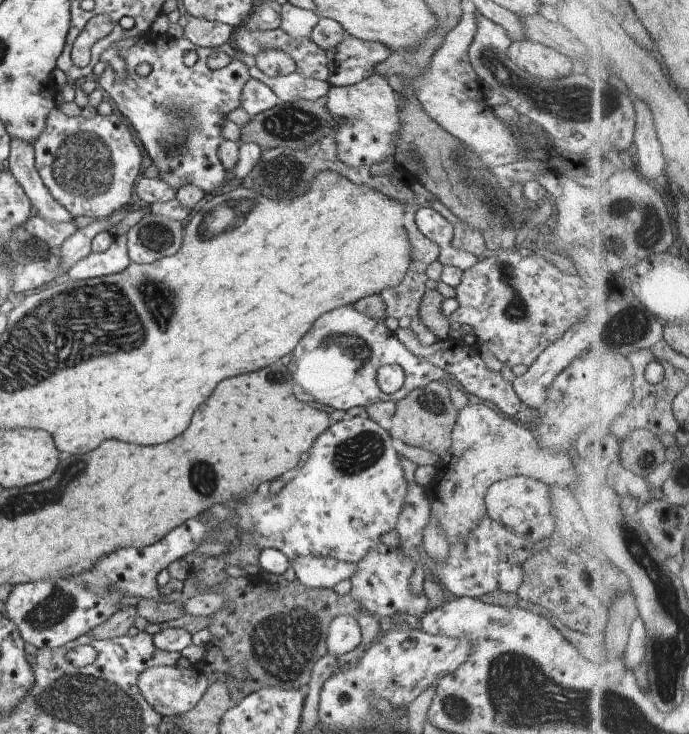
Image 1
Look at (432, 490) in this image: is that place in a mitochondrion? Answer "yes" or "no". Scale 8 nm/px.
no

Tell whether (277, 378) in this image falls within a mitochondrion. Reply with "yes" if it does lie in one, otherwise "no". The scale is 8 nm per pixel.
yes

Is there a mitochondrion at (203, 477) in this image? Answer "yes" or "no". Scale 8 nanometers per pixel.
yes

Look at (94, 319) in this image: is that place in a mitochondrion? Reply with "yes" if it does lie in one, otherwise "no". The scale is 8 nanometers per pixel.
yes

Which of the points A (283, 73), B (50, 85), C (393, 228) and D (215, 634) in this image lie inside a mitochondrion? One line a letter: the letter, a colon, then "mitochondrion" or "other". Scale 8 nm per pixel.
A: other
B: other
C: other
D: other

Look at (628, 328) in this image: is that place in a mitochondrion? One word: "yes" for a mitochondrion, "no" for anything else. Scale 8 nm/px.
yes

